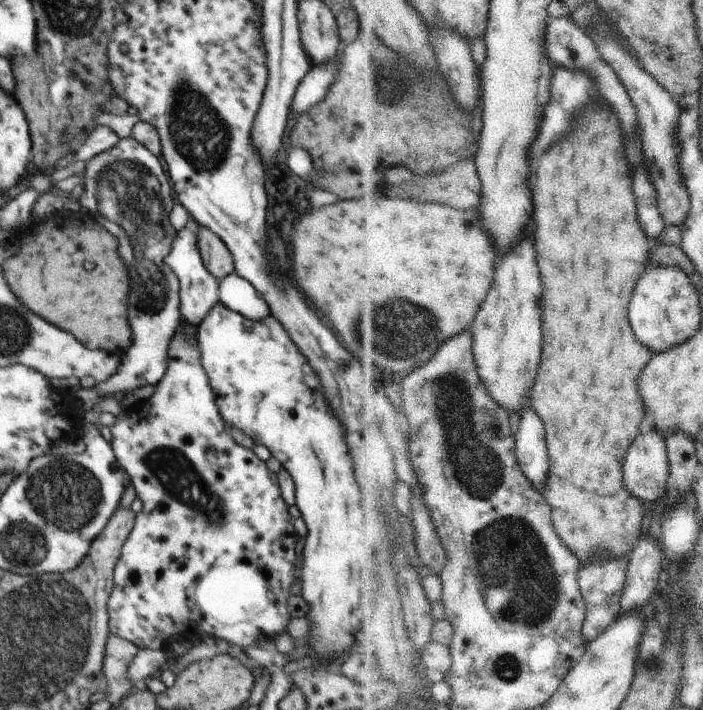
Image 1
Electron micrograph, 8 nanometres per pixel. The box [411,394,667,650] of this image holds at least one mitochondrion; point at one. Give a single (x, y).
(513, 562)

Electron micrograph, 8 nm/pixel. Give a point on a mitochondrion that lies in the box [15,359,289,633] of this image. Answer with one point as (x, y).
(65, 491)

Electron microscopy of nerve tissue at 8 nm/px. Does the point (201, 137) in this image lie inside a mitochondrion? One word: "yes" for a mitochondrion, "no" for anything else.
yes

